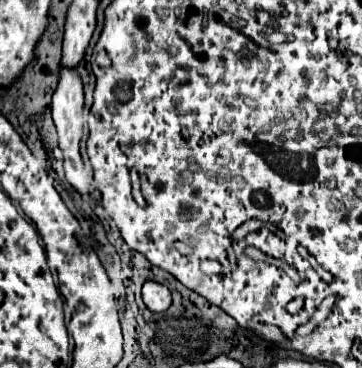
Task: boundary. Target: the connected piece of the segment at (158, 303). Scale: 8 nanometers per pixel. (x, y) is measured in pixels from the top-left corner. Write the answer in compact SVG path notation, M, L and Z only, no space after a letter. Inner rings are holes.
M145 282L143 302L151 312L165 312L171 306L171 292L157 282Z

